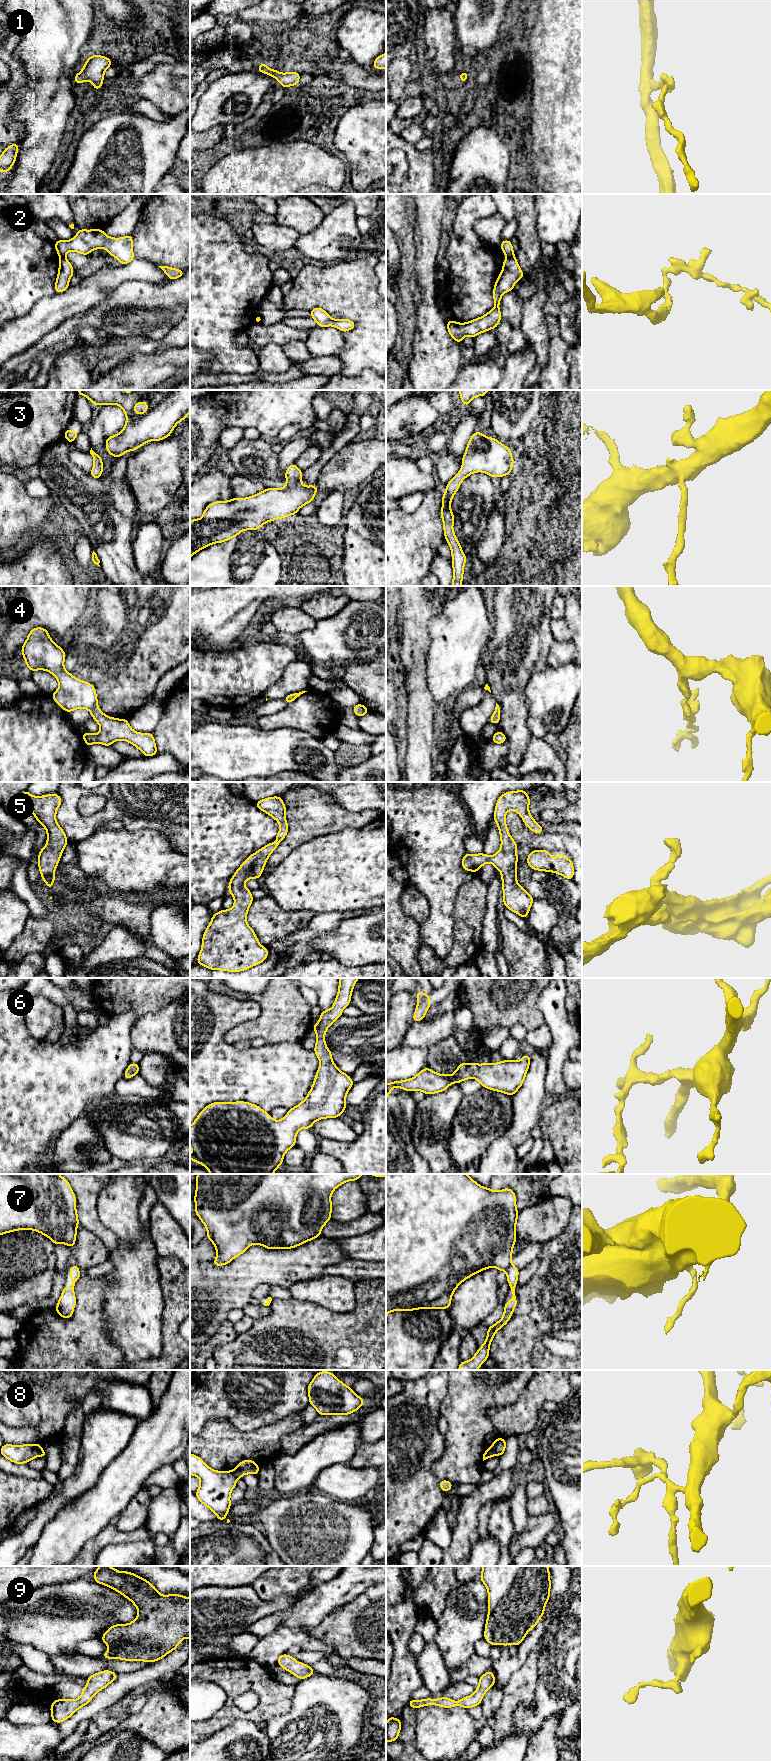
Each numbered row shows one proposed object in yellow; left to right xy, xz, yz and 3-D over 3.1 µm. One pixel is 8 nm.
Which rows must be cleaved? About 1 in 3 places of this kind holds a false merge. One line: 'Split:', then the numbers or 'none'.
Split: 2, 8

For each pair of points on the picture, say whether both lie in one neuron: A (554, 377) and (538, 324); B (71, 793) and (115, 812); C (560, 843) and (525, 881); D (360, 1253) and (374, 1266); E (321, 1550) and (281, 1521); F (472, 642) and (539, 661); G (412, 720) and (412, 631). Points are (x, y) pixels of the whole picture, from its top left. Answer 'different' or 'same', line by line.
A: different
B: same
C: different
D: different
E: same
F: different
G: same

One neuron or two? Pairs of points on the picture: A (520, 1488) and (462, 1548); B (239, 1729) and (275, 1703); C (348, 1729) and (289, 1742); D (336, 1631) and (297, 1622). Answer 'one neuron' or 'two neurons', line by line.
A: two neurons
B: two neurons
C: one neuron
D: two neurons

